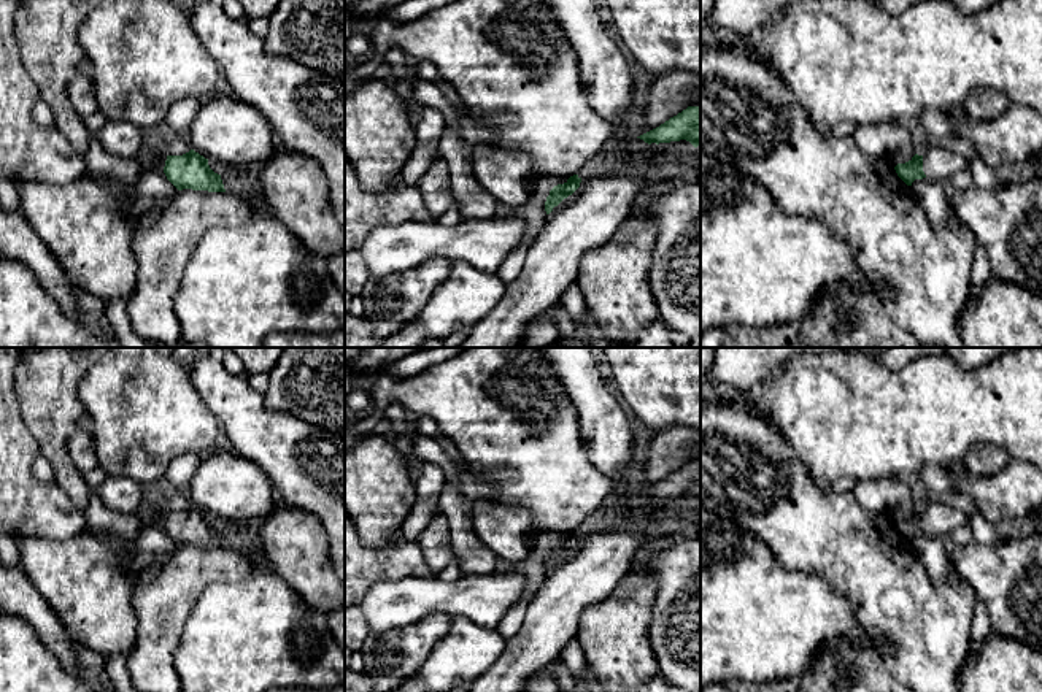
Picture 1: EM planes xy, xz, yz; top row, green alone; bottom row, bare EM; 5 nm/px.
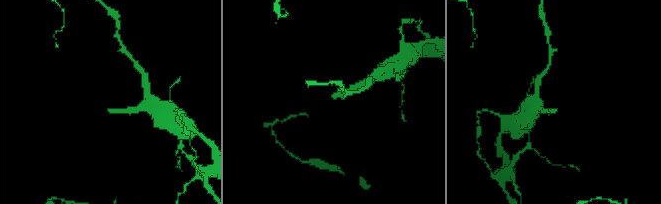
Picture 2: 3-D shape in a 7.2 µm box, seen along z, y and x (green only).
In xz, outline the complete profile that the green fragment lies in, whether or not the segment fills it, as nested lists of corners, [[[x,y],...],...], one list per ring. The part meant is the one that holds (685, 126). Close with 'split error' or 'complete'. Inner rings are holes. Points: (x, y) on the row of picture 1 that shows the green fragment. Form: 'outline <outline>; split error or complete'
outline [[[688,106],[659,127],[637,136],[645,143],[670,143],[686,140],[694,148],[700,146],[700,106]]]; complete

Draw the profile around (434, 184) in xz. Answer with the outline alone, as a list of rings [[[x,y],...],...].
[[[438,157],[432,160],[415,187],[421,192],[426,208],[435,221],[453,205],[450,168]]]

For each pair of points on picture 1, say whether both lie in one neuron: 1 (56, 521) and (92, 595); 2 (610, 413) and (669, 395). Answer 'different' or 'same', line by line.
1: different
2: different

